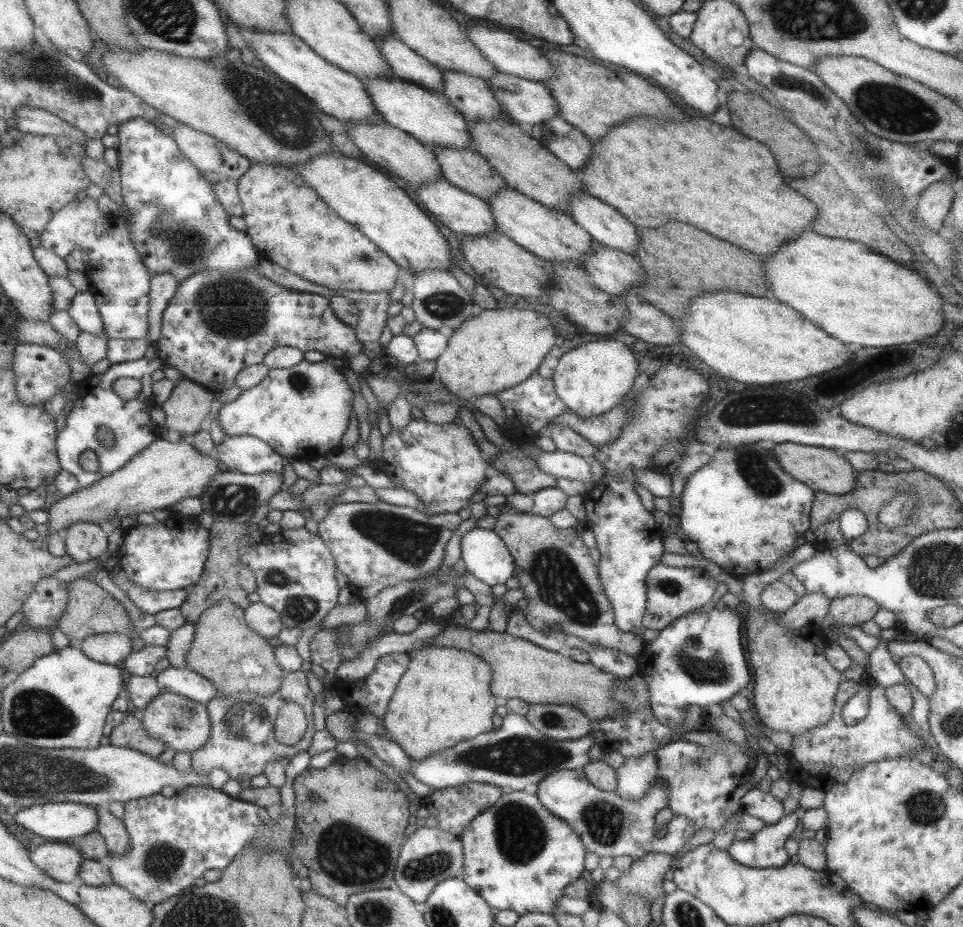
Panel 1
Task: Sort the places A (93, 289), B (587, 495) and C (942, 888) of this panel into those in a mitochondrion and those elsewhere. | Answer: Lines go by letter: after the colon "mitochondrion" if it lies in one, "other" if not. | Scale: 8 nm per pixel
A: other
B: other
C: other

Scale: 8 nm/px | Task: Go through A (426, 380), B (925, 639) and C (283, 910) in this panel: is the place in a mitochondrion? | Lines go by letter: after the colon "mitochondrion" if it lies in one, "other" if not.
A: other
B: other
C: other

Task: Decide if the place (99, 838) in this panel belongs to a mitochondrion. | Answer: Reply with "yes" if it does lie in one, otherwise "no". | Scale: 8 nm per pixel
no

